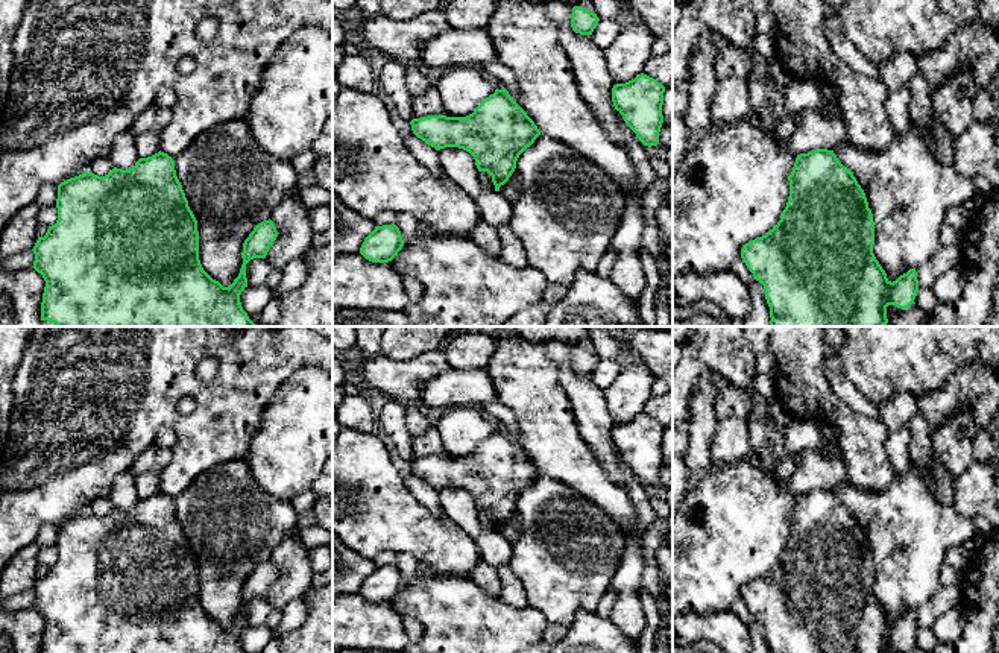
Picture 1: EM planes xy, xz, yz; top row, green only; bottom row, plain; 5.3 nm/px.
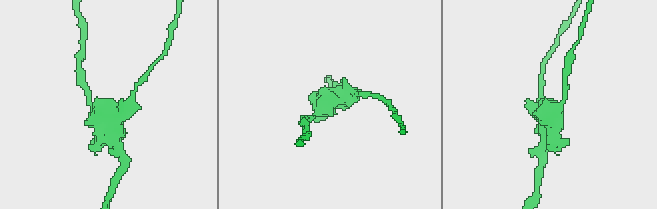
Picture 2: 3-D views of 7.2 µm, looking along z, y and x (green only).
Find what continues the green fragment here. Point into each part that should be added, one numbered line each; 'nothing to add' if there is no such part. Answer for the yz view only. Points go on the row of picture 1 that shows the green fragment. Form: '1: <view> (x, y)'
nothing to add

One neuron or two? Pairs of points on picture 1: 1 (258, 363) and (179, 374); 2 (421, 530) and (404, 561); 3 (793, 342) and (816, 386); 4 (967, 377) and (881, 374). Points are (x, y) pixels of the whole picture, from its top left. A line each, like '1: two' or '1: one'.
1: one
2: two
3: one
4: two

